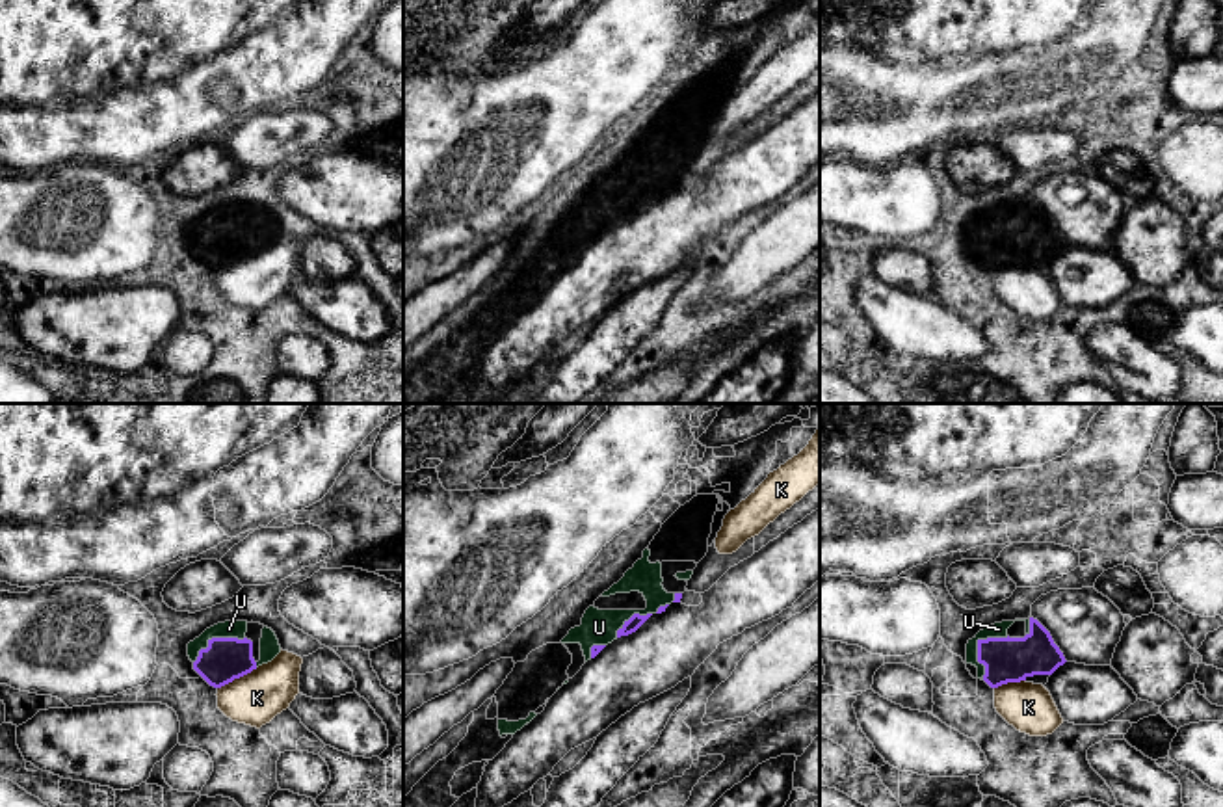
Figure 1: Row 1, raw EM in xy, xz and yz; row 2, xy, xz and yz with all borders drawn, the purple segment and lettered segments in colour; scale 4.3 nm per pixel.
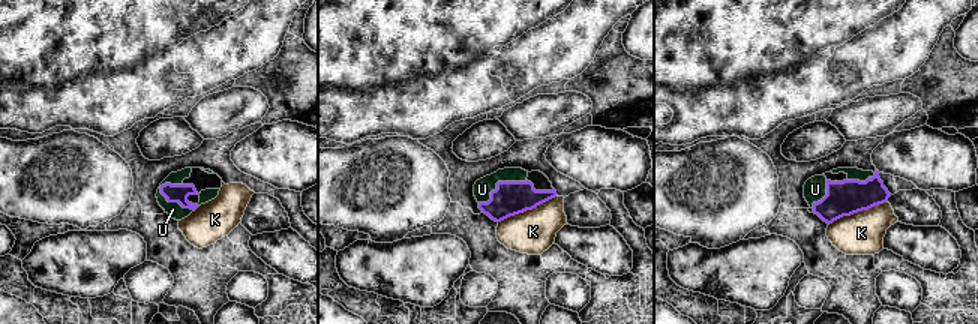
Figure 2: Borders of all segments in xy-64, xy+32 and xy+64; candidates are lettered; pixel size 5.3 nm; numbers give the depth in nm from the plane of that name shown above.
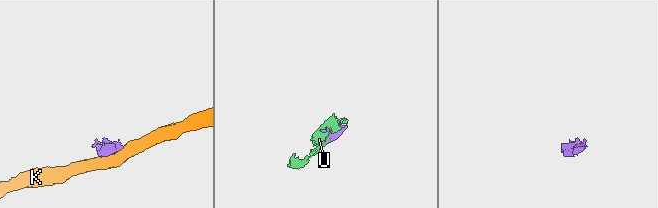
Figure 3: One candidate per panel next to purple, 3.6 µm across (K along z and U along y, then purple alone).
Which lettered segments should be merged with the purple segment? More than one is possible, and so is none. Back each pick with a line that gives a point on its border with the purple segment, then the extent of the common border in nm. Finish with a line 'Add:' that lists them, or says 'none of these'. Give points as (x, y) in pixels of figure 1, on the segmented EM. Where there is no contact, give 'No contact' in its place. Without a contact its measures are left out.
U: Touches purple at yz (978, 646). Shared border 220 nm
Add: U

